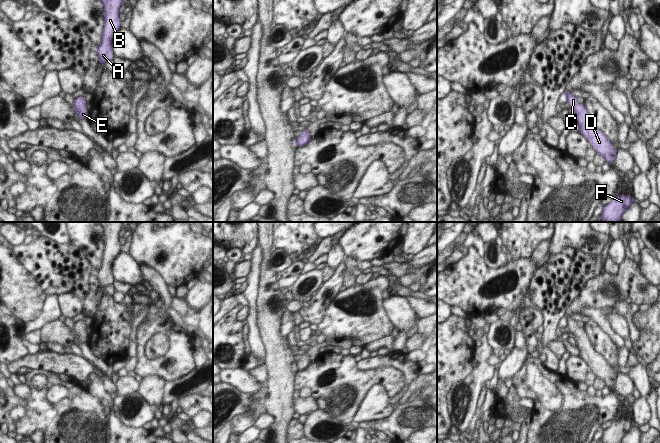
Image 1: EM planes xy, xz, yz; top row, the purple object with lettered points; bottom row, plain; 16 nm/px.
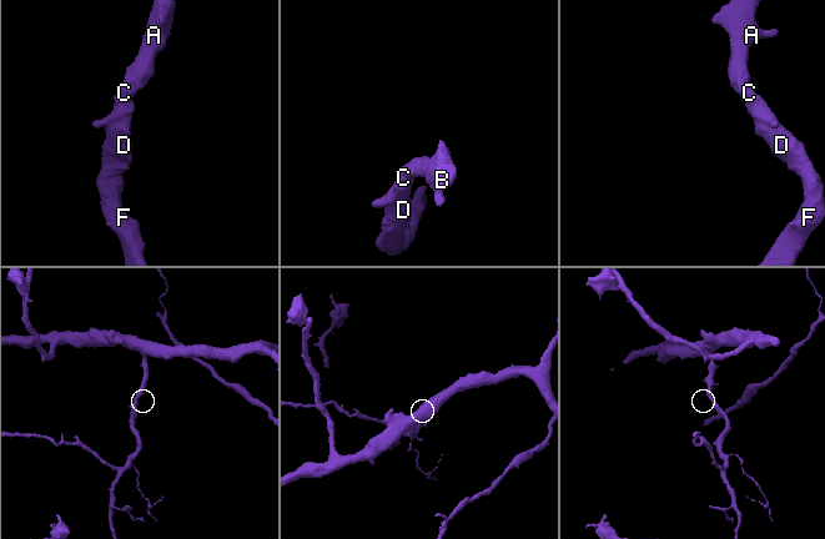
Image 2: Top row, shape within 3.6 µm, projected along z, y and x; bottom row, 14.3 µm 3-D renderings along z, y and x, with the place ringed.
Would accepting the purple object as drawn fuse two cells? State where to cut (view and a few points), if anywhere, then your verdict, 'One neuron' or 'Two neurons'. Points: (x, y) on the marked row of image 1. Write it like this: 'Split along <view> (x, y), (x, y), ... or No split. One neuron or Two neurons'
No split. One neuron.

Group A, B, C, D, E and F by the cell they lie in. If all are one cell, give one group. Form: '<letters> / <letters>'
A B C D E F

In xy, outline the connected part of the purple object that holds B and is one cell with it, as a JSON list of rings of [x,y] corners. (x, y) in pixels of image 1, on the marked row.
[[[100,0],[104,6],[104,22],[102,42],[97,49],[99,63],[103,64],[113,60],[112,38],[120,29],[119,8],[122,0]]]

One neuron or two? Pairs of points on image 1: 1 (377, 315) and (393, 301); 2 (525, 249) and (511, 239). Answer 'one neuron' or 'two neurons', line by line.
1: two neurons
2: one neuron

